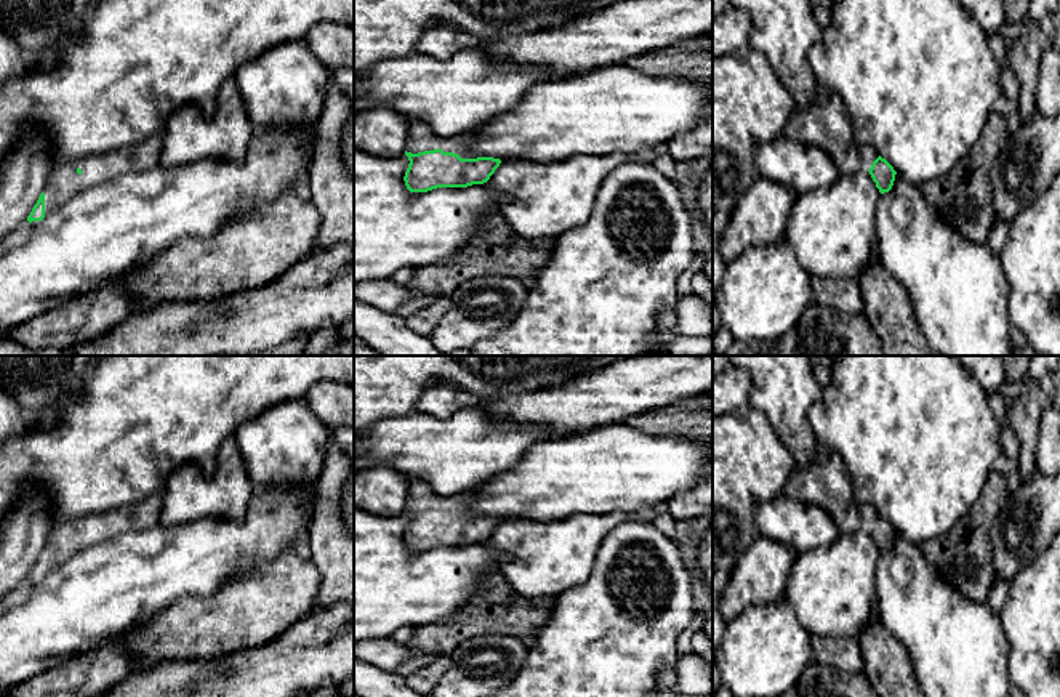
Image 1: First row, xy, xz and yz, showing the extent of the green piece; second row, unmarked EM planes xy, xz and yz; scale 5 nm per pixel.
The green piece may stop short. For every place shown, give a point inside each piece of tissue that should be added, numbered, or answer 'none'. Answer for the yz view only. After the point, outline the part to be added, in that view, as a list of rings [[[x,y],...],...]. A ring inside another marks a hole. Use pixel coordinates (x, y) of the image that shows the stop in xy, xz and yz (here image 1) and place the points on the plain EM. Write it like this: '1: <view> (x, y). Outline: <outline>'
1: yz (827, 483). Outline: [[[823,445],[812,466],[791,473],[783,495],[818,505],[831,514],[841,534],[869,529],[879,516],[855,502],[853,484],[844,461]]]

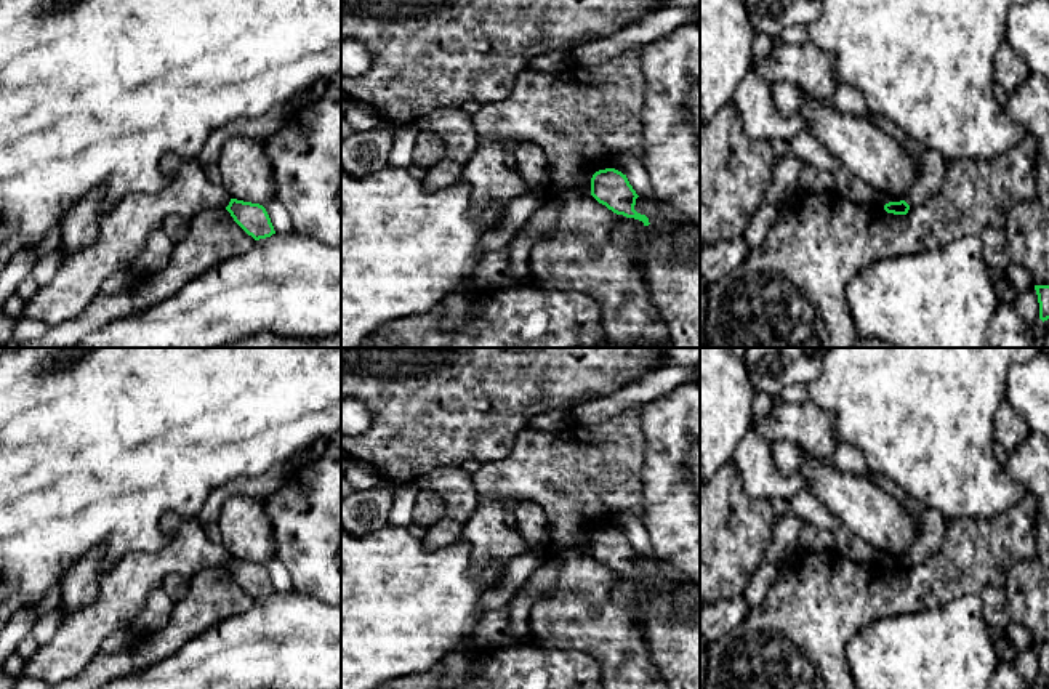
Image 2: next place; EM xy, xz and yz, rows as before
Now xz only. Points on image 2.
none

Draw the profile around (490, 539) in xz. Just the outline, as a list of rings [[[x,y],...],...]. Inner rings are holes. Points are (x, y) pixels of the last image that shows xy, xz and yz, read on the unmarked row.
[[[488,497],[477,498],[477,506],[461,530],[461,542],[471,548],[471,575],[477,575],[484,566],[492,562],[501,564],[501,574],[492,588],[503,583],[512,558],[530,551],[522,534],[506,524],[501,500]]]

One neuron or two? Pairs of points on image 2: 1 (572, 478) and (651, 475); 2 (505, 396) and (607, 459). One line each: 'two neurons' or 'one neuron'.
1: two neurons
2: two neurons

